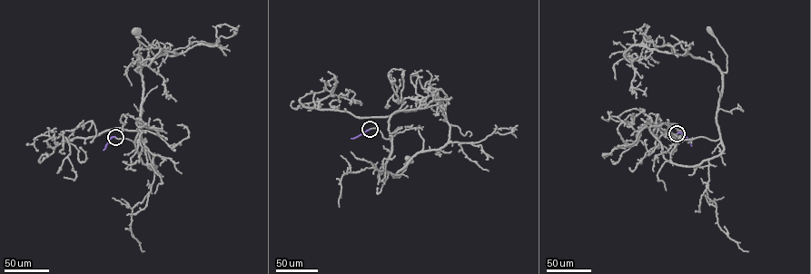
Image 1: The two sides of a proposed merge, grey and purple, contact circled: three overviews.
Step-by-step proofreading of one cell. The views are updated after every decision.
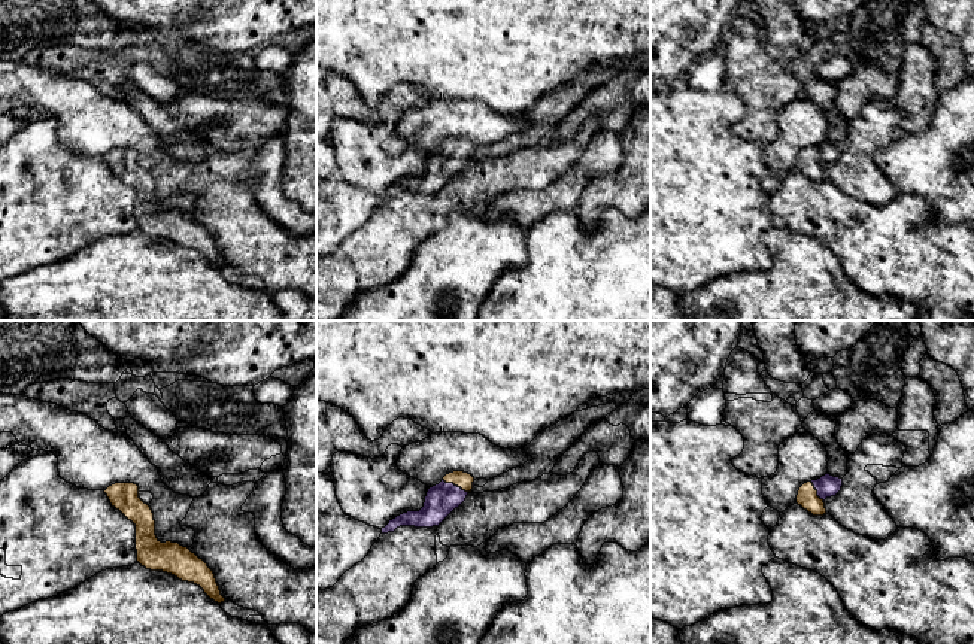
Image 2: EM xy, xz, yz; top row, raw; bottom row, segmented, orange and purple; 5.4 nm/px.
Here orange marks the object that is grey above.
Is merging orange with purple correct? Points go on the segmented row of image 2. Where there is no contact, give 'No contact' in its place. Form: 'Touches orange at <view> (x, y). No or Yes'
Touches orange at xz (455, 485). Yes

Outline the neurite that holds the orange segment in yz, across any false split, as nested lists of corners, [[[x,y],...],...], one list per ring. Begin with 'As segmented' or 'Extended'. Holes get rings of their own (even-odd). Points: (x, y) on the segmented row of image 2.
Extended. [[[825,474],[817,480],[804,483],[797,495],[797,504],[813,516],[826,514],[825,499],[835,496],[843,486],[843,479]]]

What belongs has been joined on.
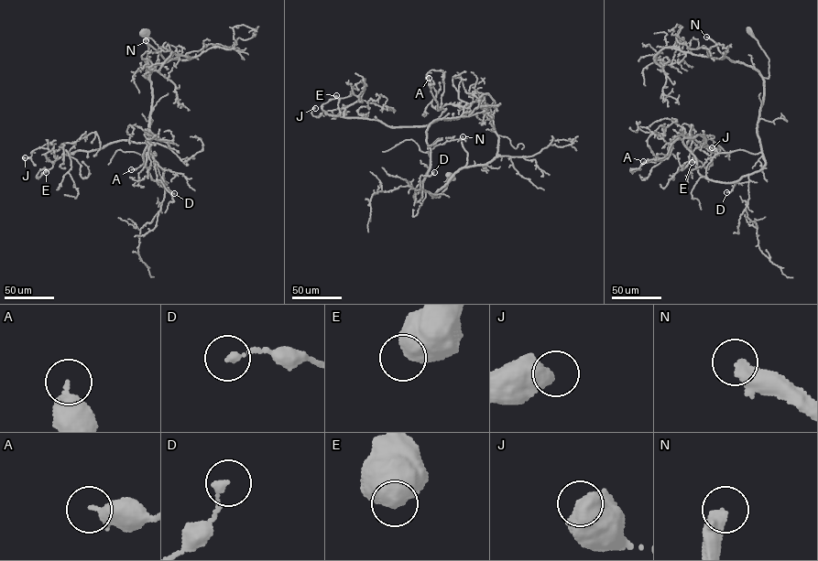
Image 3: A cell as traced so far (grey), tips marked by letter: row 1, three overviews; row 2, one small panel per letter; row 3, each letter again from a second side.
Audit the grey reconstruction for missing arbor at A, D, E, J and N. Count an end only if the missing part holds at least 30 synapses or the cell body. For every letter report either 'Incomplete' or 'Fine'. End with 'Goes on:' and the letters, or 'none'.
A: Fine
D: Fine
E: Fine
J: Fine
N: Incomplete
Goes on: N

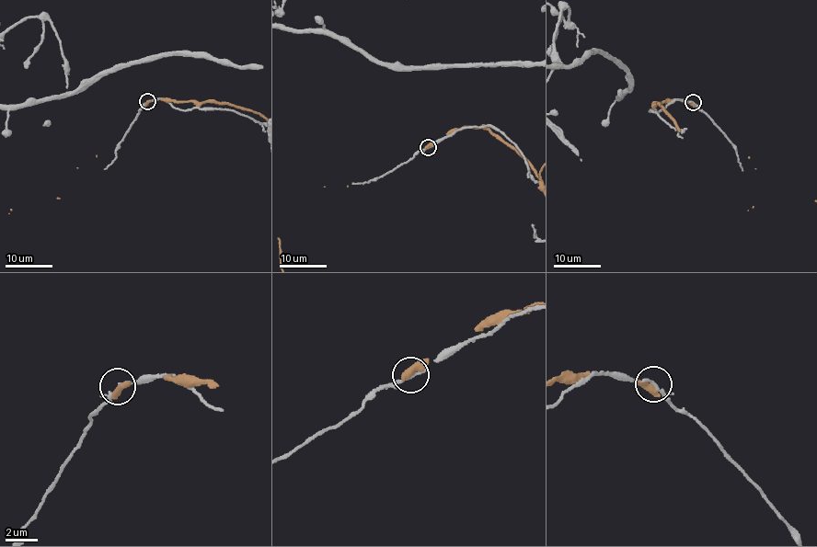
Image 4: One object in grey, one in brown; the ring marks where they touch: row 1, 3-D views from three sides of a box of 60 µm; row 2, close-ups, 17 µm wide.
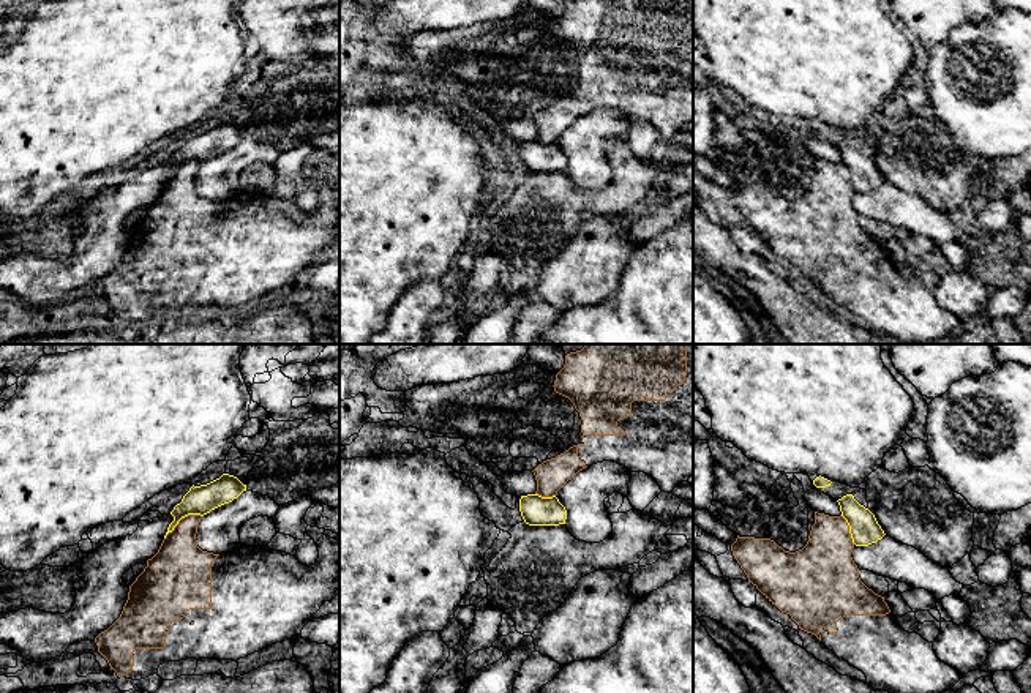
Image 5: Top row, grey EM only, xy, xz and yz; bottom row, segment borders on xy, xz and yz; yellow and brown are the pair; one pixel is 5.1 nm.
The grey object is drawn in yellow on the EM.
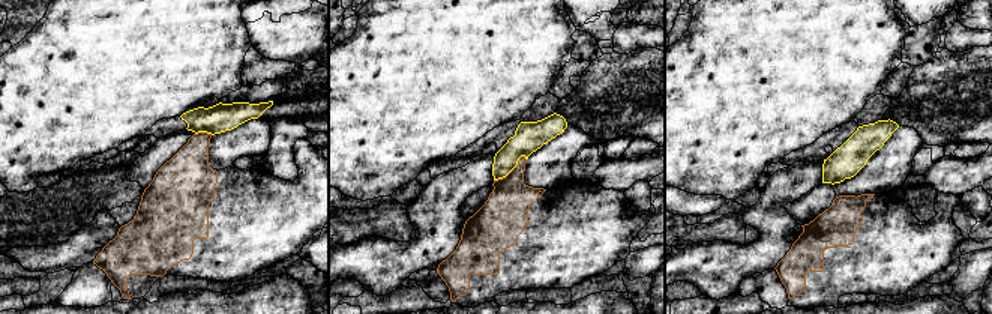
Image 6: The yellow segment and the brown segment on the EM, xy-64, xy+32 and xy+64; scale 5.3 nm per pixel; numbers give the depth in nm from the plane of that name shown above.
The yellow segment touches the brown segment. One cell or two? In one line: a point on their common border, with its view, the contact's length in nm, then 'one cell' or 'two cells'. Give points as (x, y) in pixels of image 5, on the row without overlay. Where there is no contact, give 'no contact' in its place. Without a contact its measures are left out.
xy (180, 164) | 220 nm | two cells

